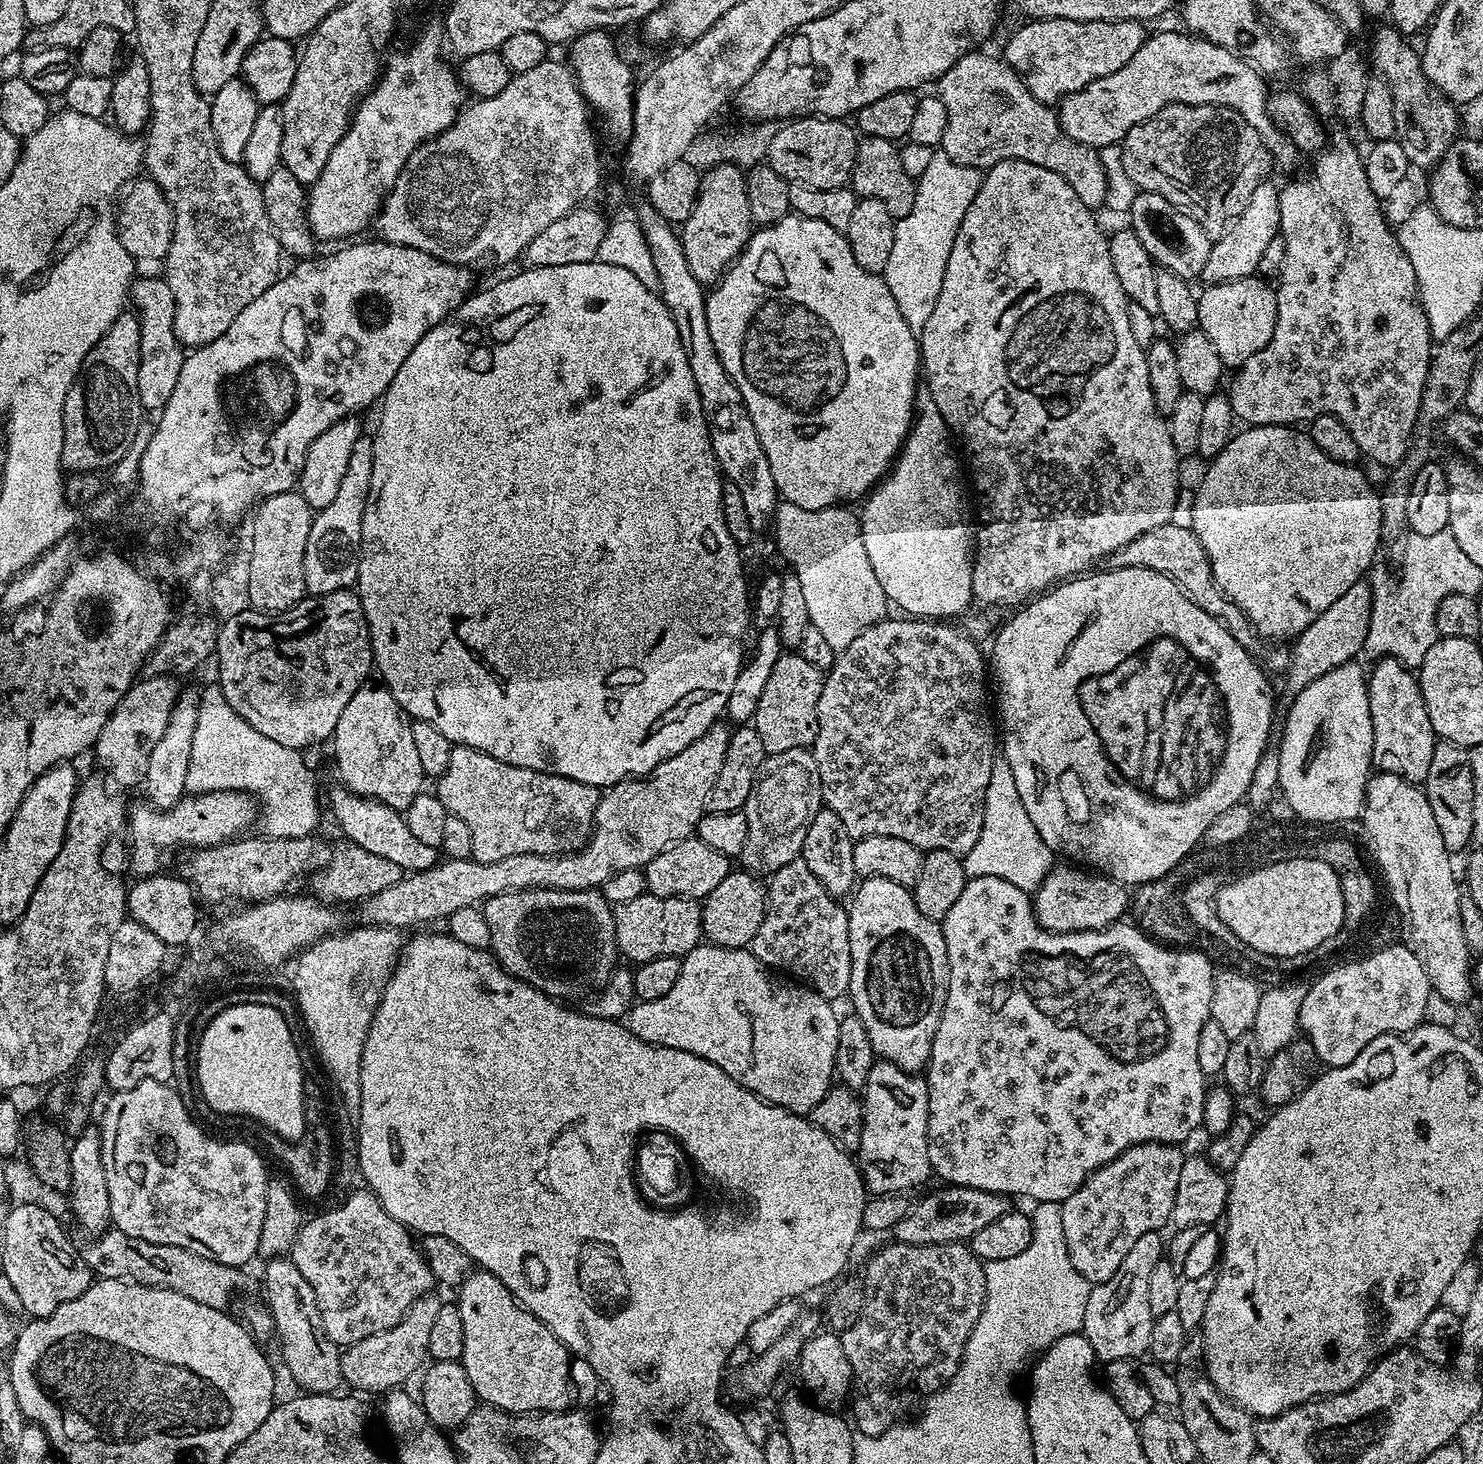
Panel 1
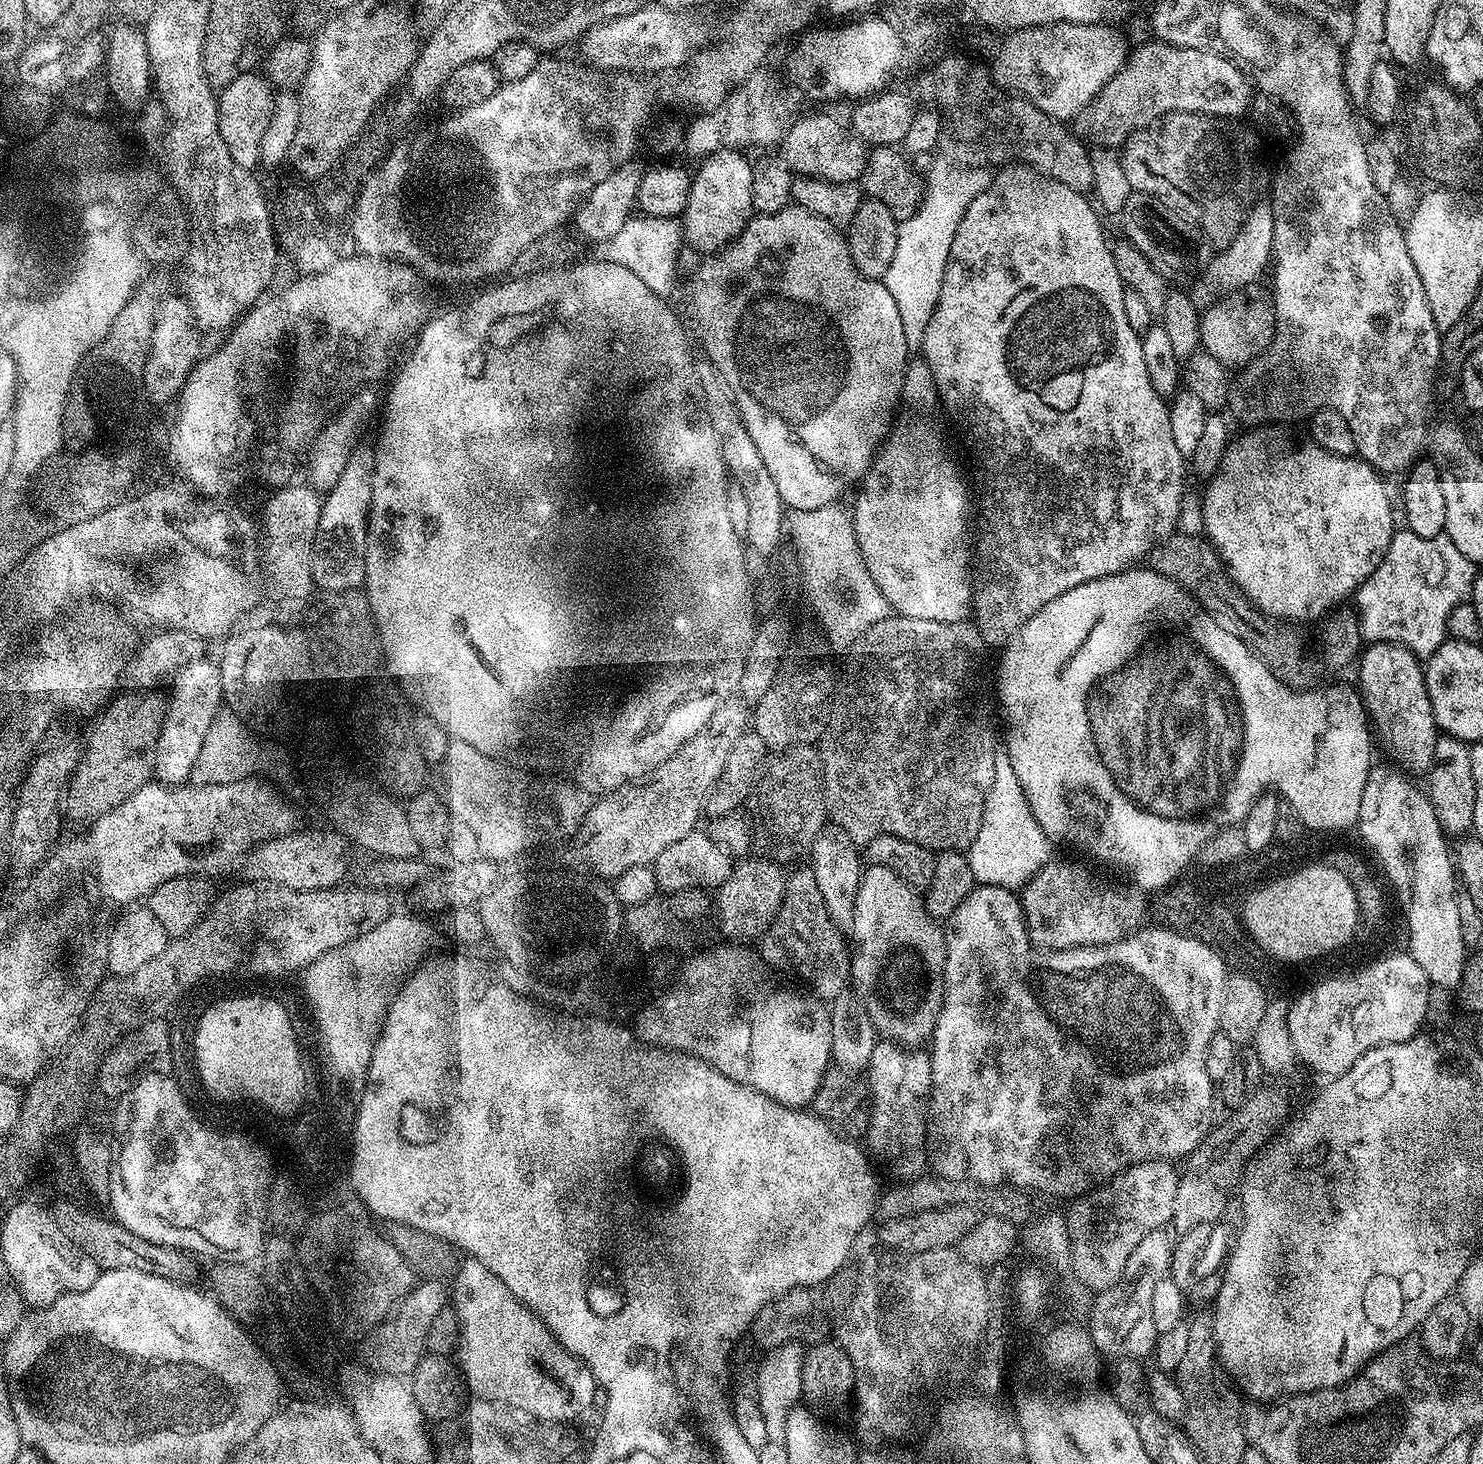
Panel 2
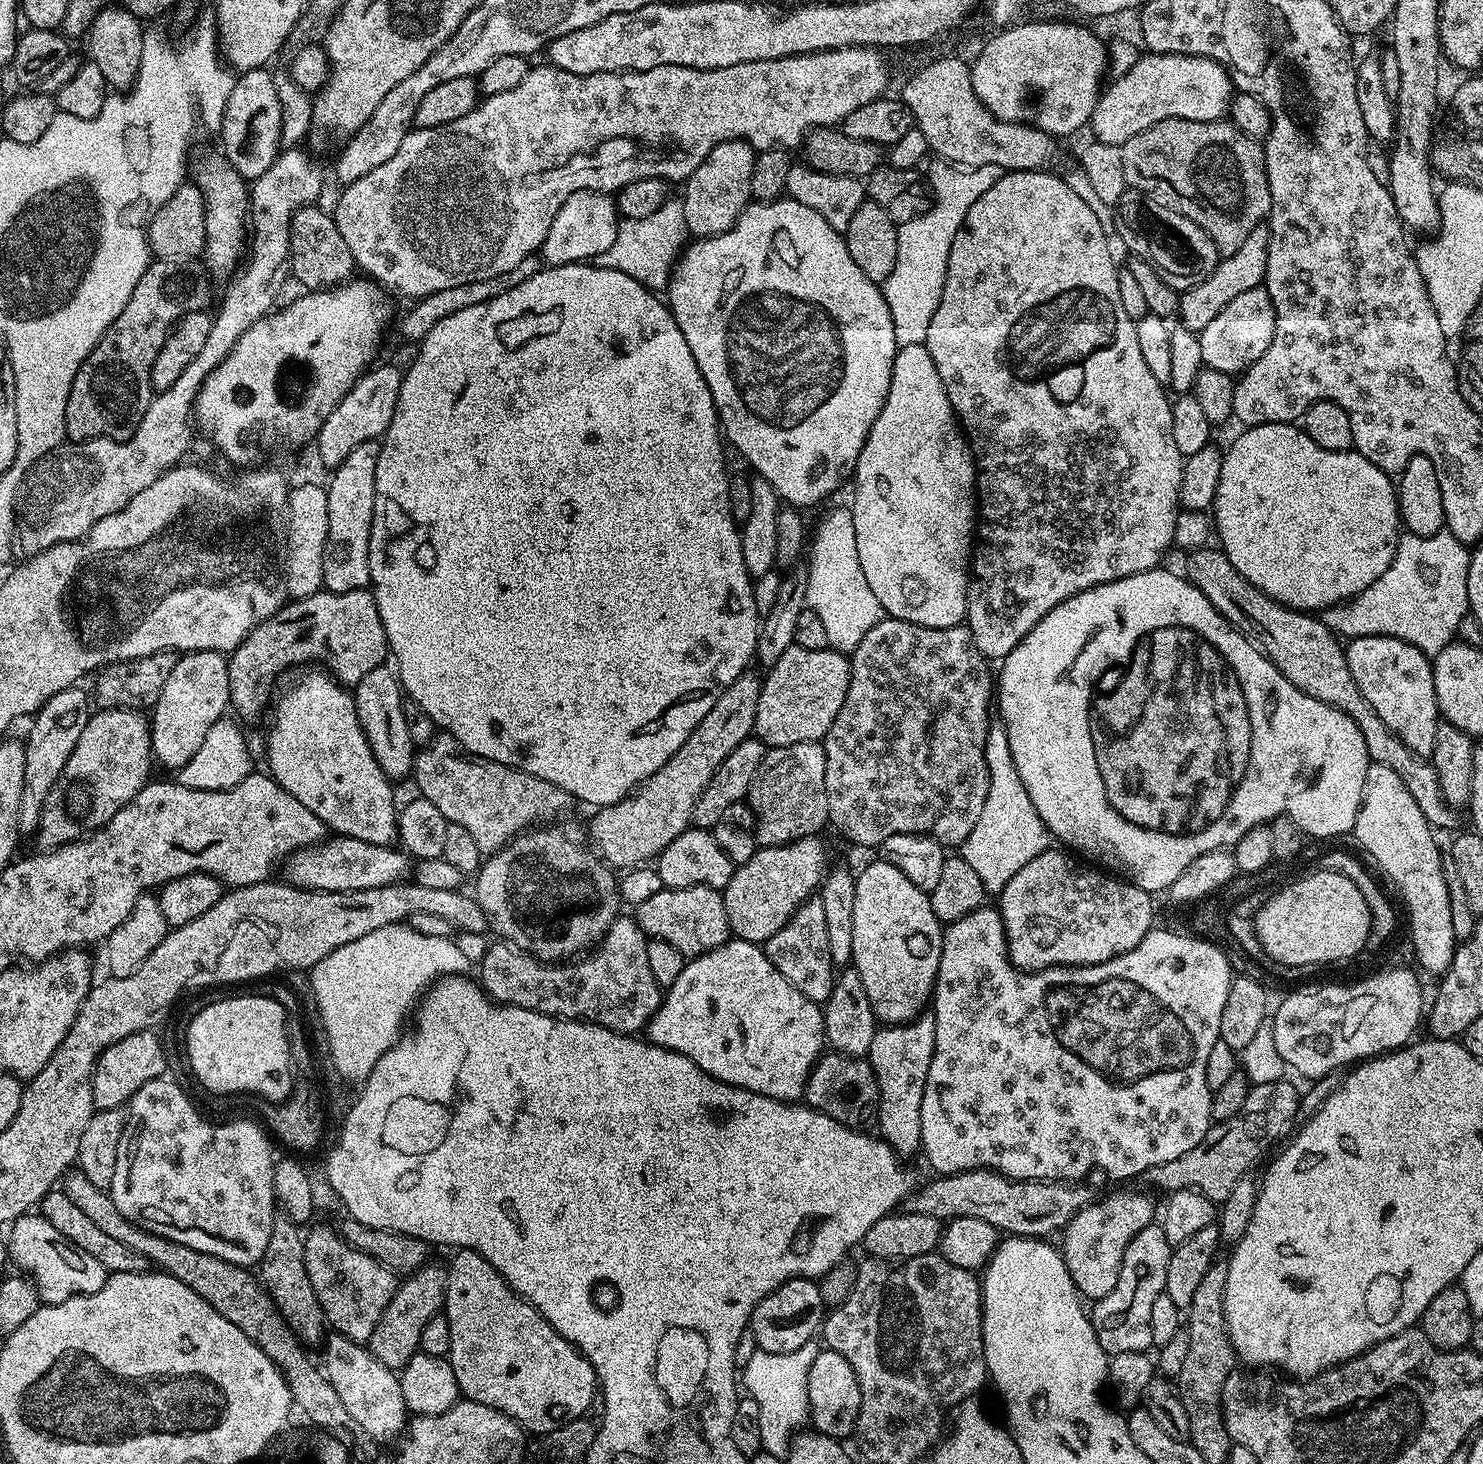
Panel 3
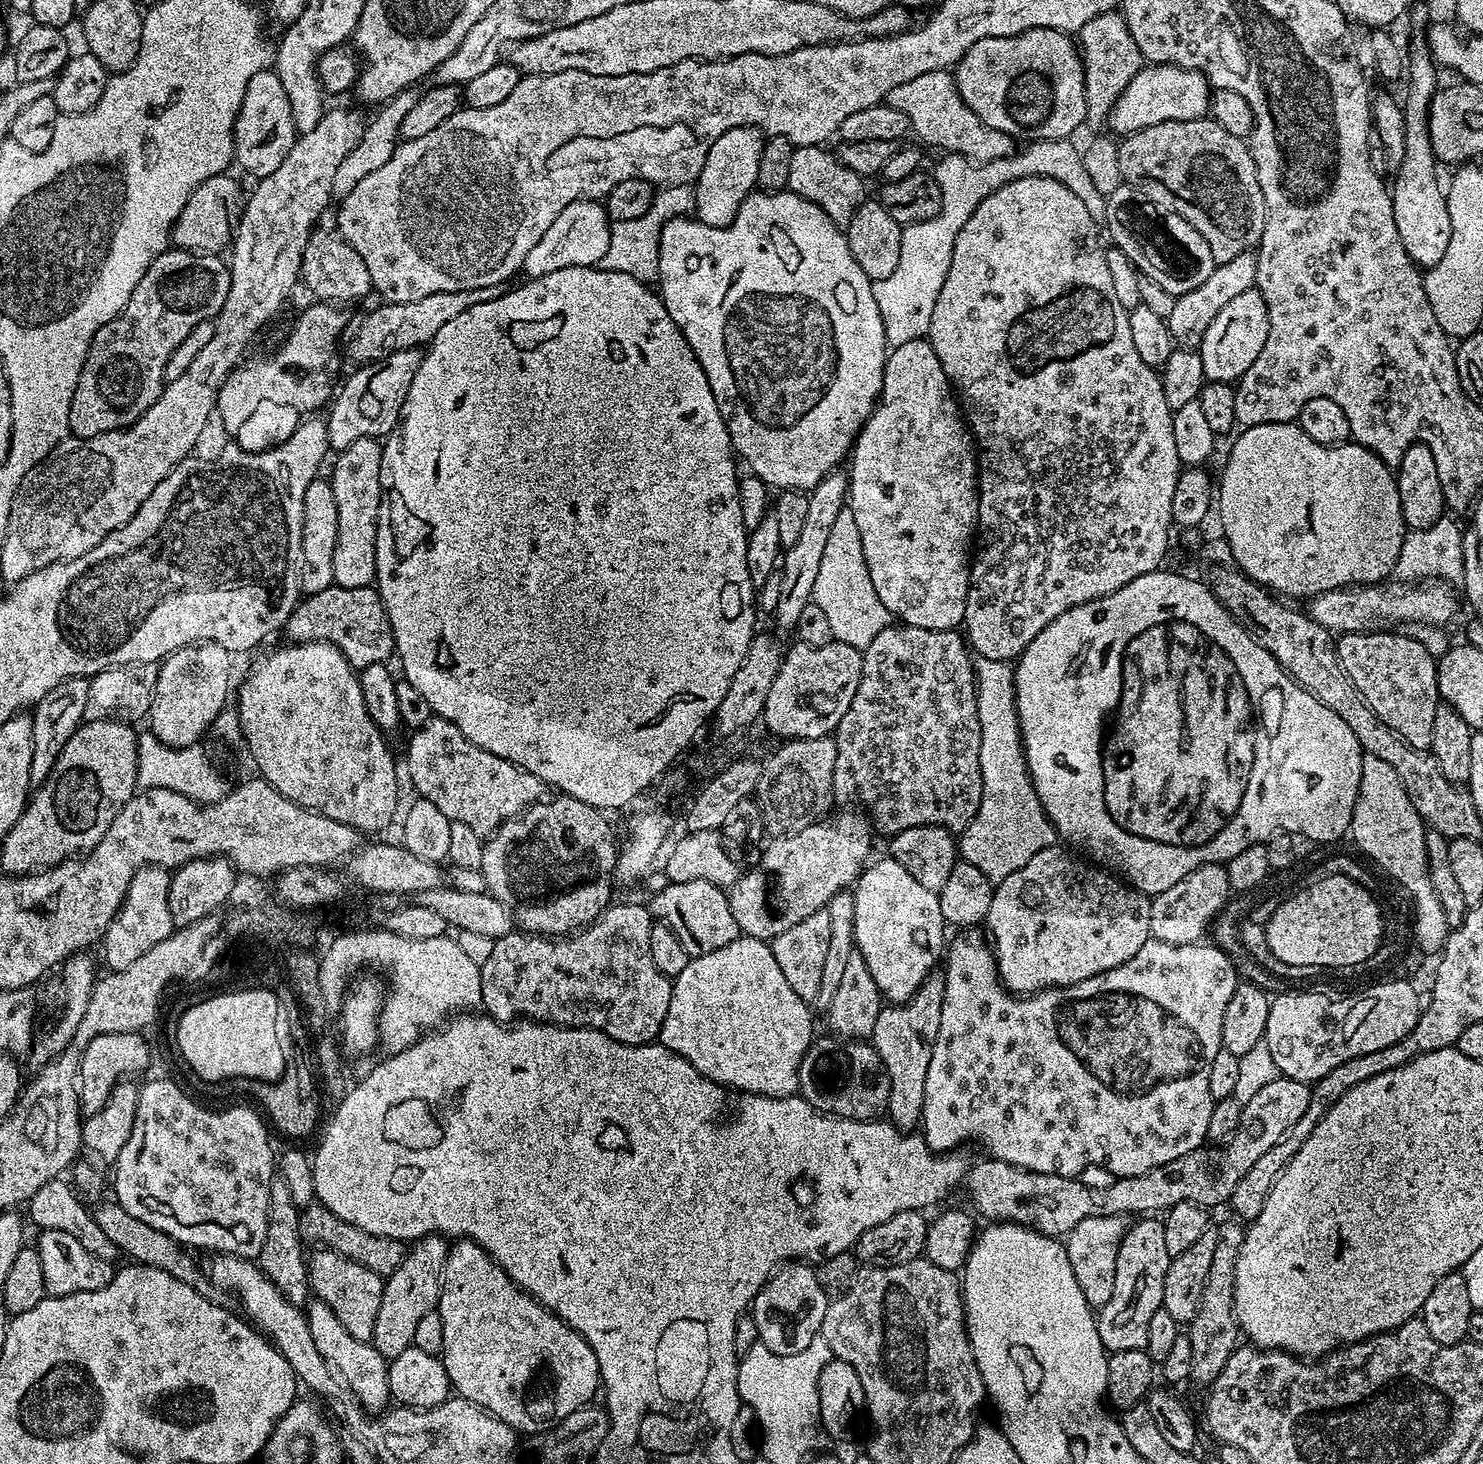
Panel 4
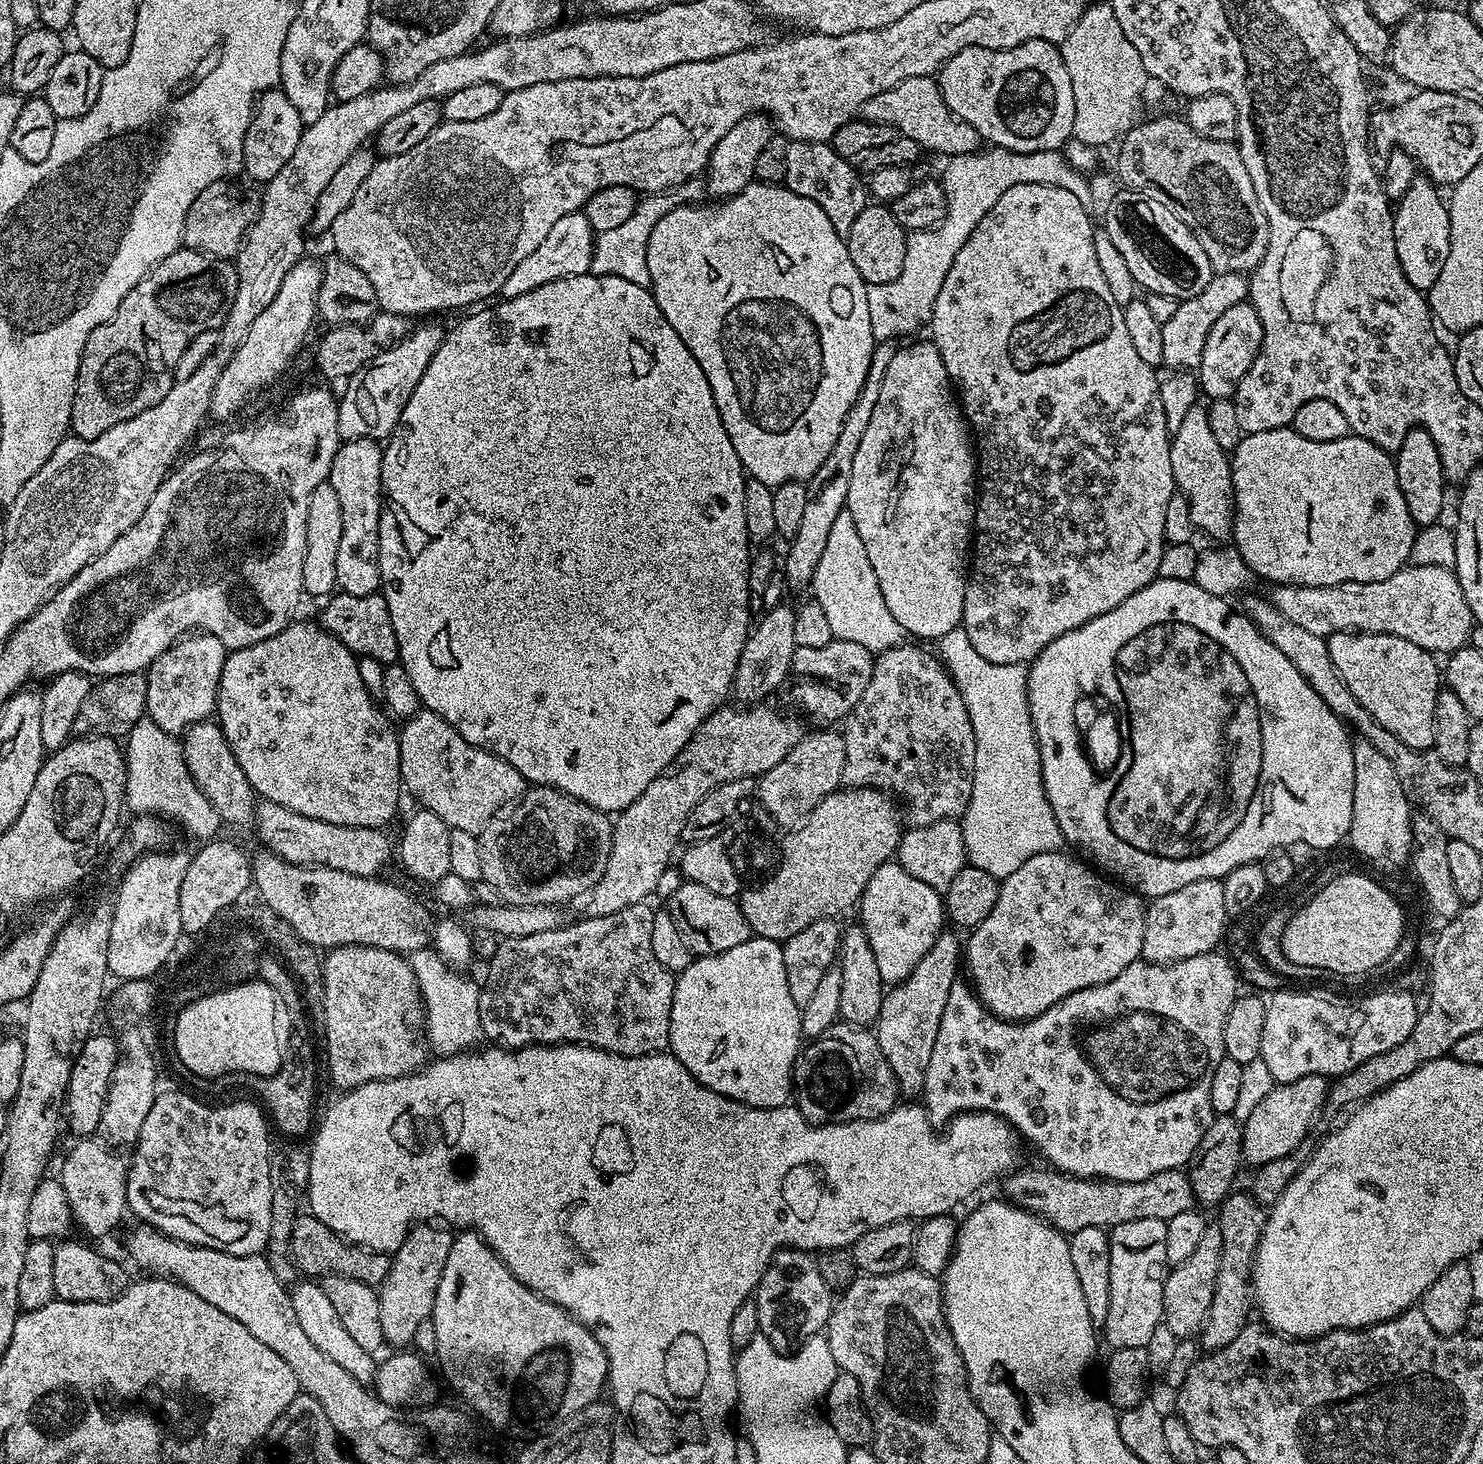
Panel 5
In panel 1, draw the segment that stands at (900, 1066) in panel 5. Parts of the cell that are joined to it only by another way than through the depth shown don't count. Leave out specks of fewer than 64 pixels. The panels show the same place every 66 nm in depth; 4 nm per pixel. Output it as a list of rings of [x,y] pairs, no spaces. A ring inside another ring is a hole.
[[[877,1059],[862,1089],[858,1163],[864,1186],[872,1194],[908,1194],[911,1188],[926,1183],[928,1176],[933,1175],[928,1157],[928,1081],[923,1075],[902,1070],[888,1060]]]

